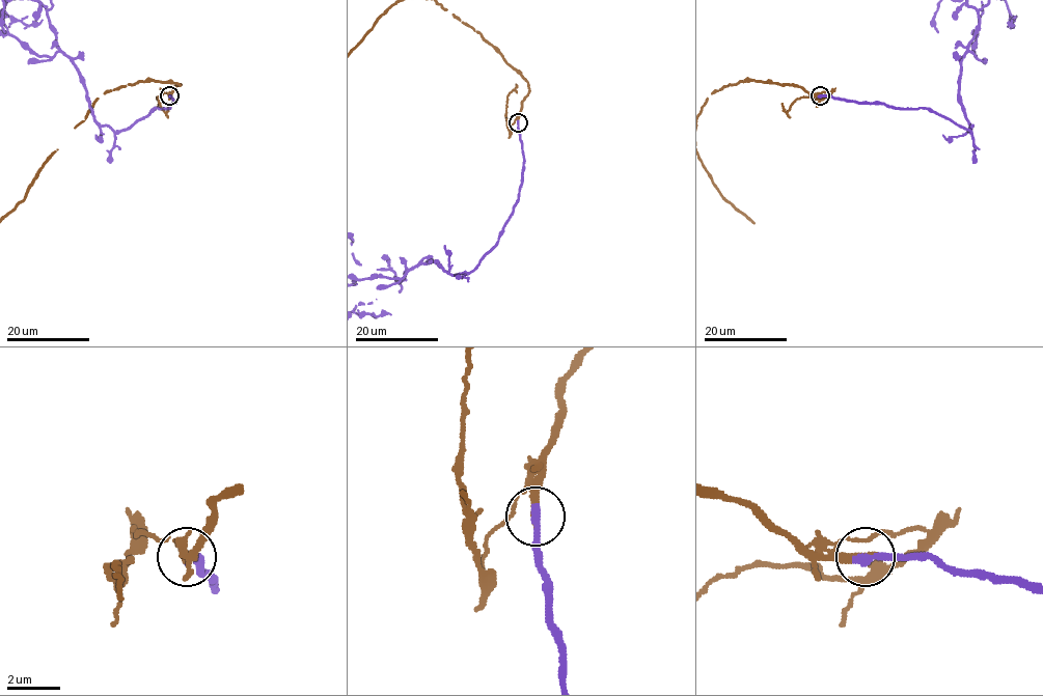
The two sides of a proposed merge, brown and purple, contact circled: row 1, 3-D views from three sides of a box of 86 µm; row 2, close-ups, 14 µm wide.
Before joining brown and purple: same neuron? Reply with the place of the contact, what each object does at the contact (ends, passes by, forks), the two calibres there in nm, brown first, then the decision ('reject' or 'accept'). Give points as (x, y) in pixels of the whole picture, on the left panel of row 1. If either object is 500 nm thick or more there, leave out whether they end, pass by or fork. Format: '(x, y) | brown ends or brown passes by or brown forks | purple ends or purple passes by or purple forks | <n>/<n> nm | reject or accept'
(169, 95) | brown ends | purple ends | 260/360 nm | accept

